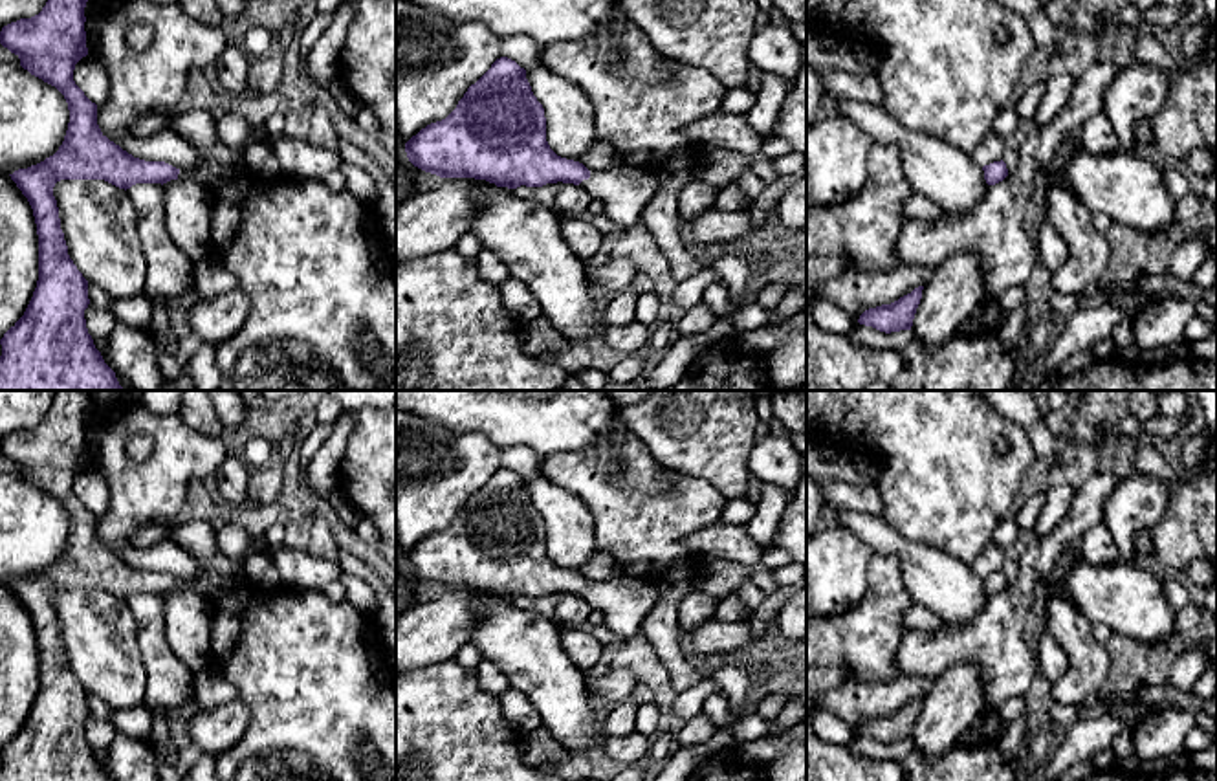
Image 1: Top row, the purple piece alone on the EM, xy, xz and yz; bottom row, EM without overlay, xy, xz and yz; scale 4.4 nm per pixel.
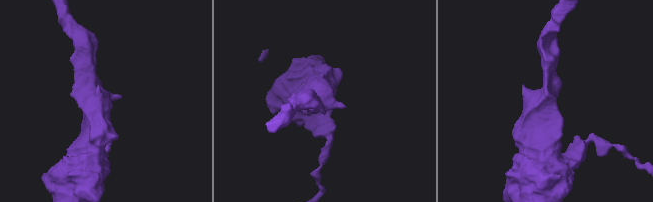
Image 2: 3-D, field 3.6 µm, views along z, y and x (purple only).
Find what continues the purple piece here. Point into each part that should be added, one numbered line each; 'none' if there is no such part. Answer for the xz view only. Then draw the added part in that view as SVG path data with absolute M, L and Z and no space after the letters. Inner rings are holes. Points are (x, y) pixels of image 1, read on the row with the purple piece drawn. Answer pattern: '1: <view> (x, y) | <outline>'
1: xz (625, 191) | M621 163L607 170L590 170L590 178L579 185L605 204L610 220L632 227L658 191L658 174Z

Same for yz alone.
none

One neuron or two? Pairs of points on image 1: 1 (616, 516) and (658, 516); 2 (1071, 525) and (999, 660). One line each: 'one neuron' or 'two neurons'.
1: one neuron
2: one neuron

